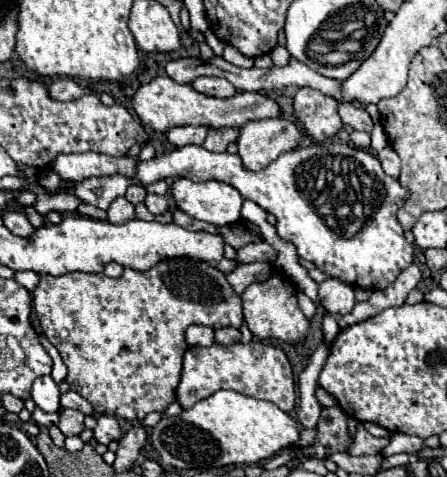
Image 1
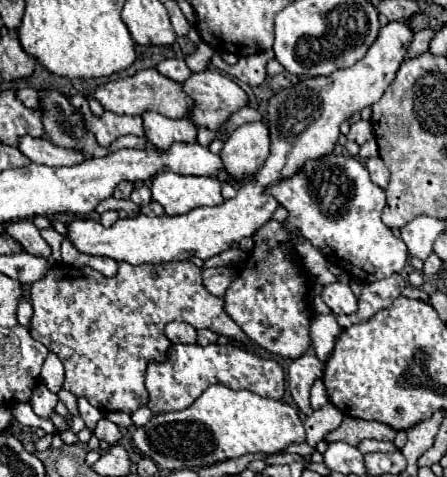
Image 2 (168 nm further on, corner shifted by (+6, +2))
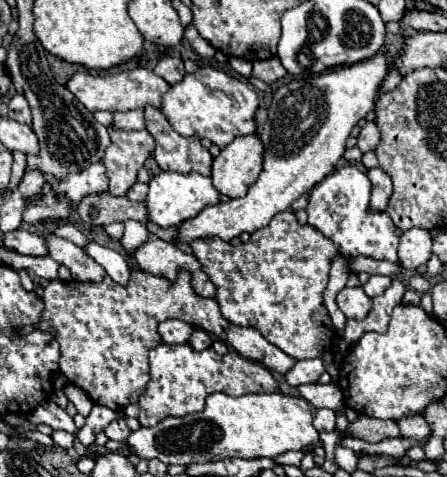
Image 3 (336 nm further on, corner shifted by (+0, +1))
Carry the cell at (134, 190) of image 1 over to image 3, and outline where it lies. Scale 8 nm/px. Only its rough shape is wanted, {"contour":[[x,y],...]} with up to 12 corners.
{"contour":[[109,129],[109,193],[123,197],[155,149],[143,131]]}

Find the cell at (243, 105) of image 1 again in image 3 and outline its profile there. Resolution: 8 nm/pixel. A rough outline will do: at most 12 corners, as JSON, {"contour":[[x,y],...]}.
{"contour":[[149,69],[75,73],[67,89],[91,111],[161,109],[171,85]]}

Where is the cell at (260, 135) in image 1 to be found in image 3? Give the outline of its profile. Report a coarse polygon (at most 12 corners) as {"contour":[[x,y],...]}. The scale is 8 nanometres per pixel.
{"contour":[[257,133],[213,159],[213,185],[243,197],[263,169]]}

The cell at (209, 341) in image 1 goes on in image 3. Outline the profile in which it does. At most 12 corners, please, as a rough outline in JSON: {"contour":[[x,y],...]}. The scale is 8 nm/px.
{"contour":[[181,319],[159,325],[163,343],[187,343],[193,327]]}

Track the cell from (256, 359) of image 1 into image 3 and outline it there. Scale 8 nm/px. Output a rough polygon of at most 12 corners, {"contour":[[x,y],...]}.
{"contour":[[161,343],[139,423],[201,411],[221,391],[279,393],[265,365],[235,351]]}

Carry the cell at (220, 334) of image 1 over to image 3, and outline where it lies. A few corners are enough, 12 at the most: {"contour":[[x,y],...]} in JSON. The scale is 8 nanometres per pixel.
{"contour":[[195,329],[189,345],[197,351],[209,349],[213,339],[207,331]]}

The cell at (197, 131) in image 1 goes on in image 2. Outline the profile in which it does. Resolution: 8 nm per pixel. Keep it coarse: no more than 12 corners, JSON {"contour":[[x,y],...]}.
{"contour":[[143,112],[145,138],[157,150],[193,144],[197,128],[185,118]]}

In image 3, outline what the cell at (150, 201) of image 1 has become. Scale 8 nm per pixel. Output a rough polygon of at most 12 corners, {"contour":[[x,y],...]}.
{"contour":[[137,181],[127,191],[127,199],[145,201],[149,185]]}

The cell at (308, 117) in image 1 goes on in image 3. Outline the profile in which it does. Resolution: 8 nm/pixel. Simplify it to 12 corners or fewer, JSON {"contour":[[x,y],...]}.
{"contour":[[391,57],[279,87],[245,197],[179,223],[177,241],[267,227],[335,169]]}

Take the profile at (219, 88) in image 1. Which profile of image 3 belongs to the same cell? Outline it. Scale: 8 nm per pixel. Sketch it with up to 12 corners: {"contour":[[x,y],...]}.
{"contour":[[219,69],[163,97],[179,135],[223,149],[257,131],[257,93]]}

